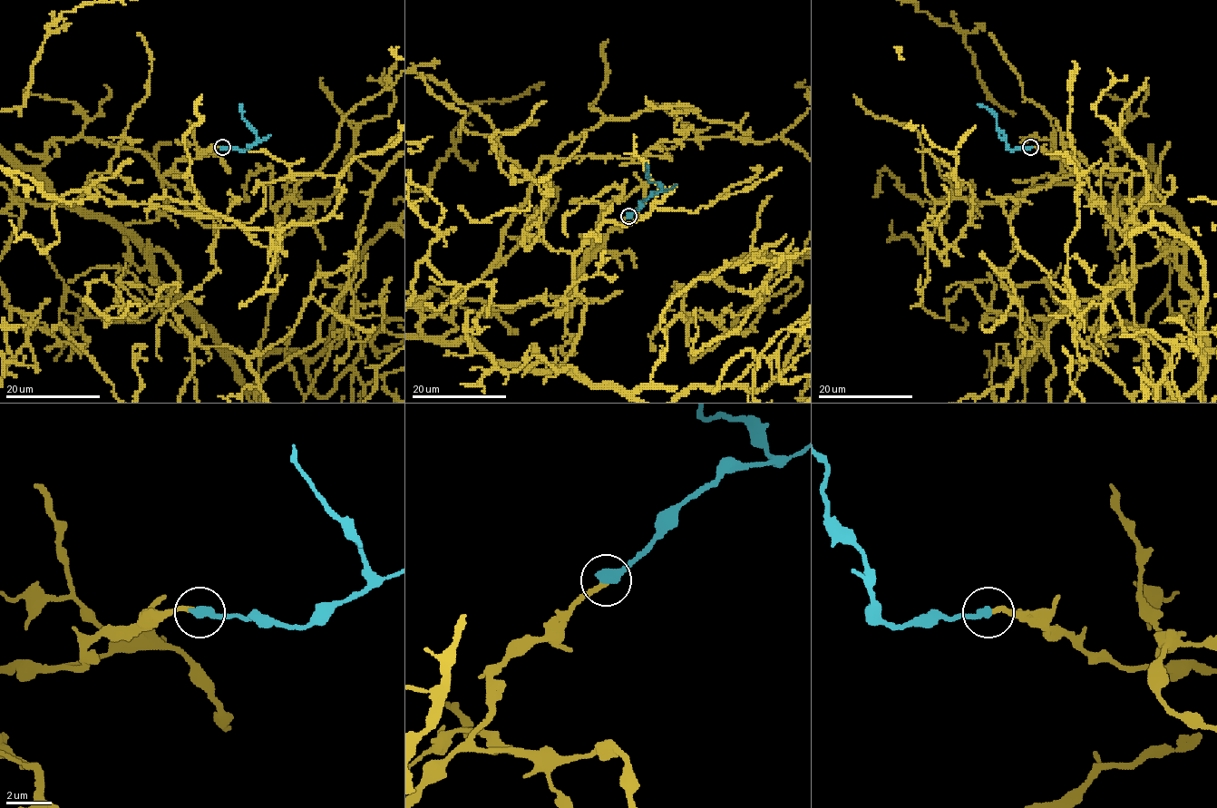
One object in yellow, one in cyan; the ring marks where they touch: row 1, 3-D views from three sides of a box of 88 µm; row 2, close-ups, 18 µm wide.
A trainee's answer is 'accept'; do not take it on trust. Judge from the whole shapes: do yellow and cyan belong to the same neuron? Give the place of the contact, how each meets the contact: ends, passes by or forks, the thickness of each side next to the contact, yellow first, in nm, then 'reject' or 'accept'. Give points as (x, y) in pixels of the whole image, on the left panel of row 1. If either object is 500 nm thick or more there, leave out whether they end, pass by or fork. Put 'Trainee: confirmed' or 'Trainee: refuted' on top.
Trainee: confirmed
place (222, 147); yellow ends; cyan ends; calibres 200 and 460 nm; accept

